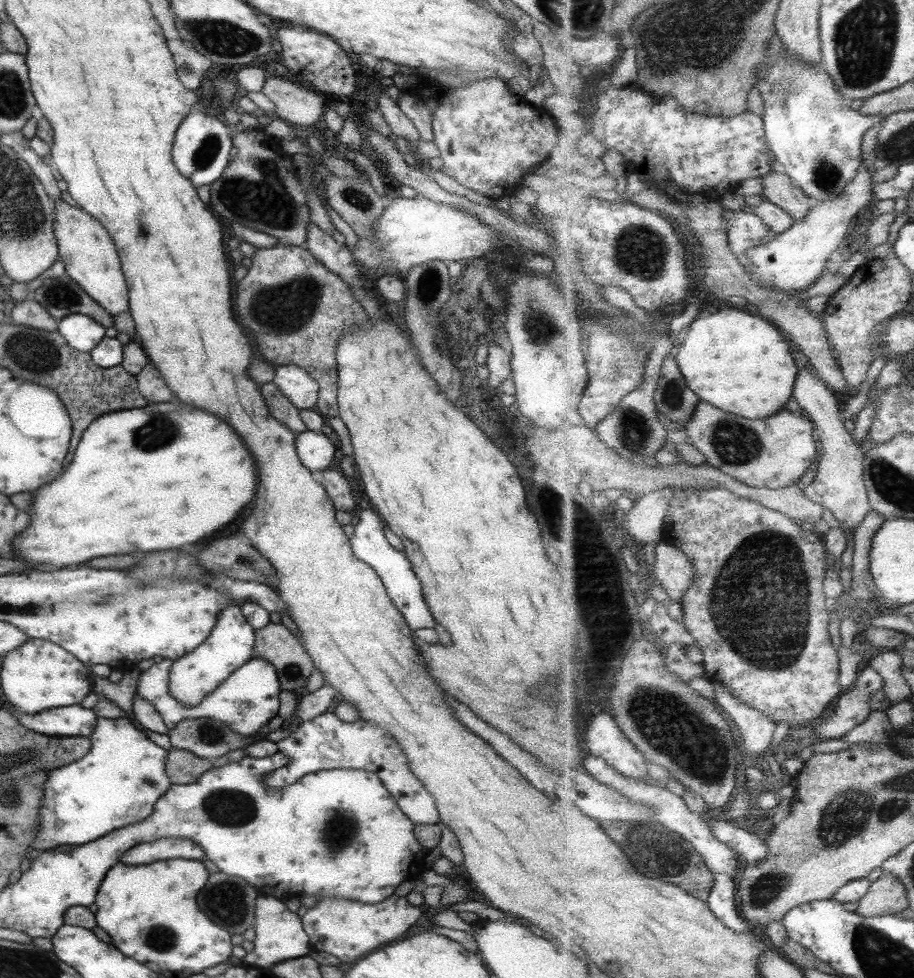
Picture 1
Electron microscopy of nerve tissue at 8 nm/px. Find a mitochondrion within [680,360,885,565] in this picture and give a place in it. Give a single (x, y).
(729, 441)

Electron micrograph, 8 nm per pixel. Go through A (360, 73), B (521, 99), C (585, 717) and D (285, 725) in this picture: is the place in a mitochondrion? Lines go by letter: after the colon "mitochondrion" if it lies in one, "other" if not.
A: other
B: other
C: other
D: other

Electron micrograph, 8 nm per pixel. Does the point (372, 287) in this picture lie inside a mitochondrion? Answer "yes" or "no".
no

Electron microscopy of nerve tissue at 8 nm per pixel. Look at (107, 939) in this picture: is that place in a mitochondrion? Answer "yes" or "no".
no

